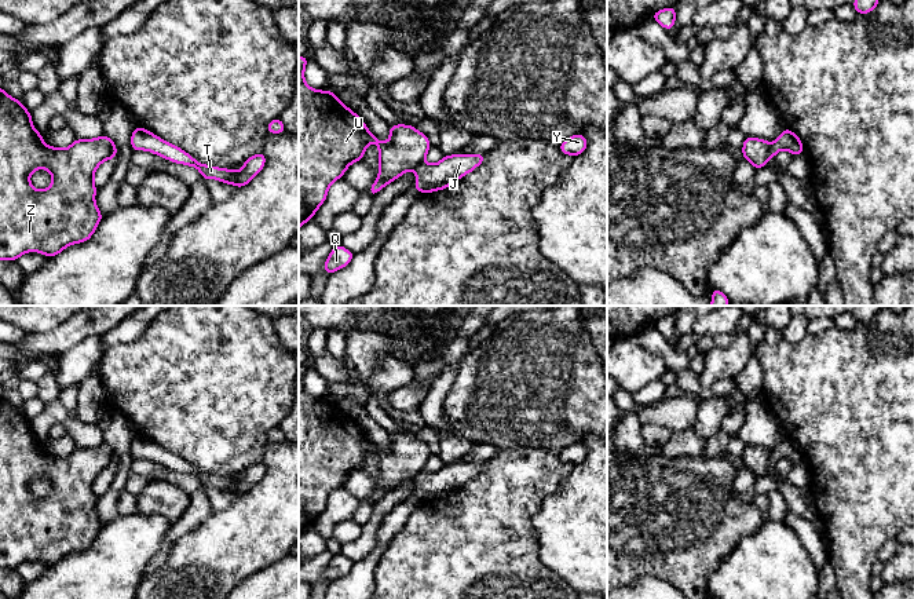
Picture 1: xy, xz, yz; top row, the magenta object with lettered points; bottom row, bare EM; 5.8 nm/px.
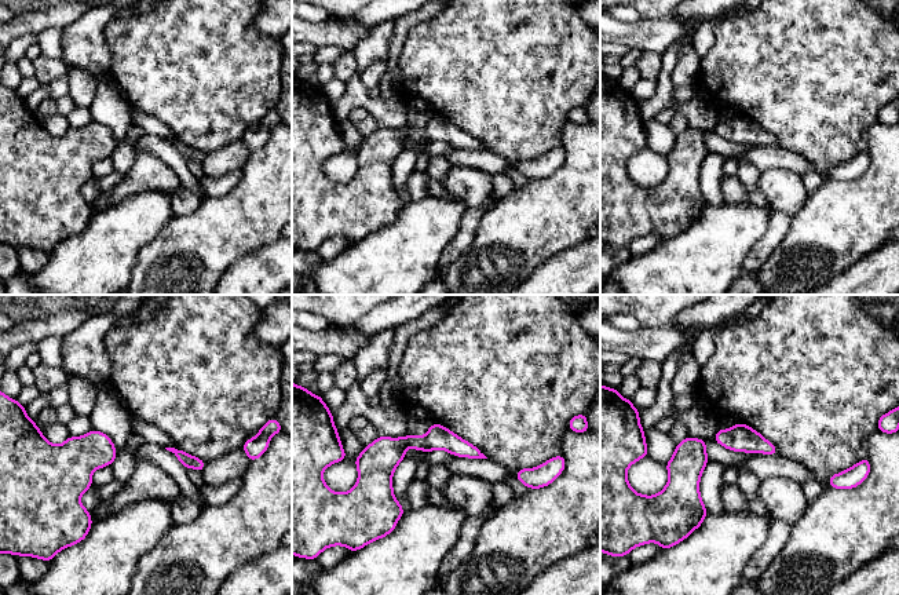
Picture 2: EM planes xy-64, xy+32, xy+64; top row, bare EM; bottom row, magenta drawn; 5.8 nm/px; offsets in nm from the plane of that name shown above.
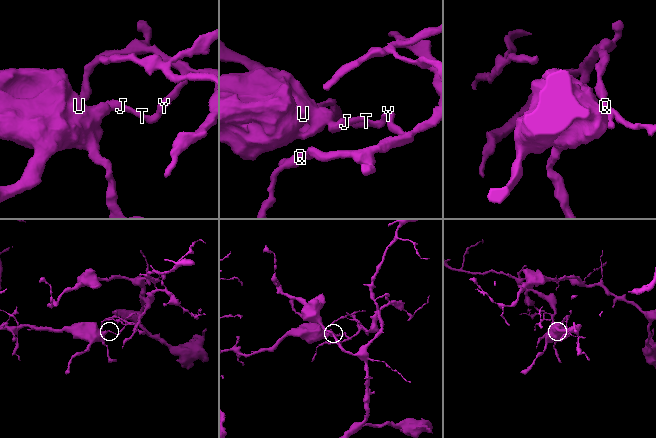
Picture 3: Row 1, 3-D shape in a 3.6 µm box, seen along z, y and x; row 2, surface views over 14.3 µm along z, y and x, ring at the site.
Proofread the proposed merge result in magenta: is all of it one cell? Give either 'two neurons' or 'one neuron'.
two neurons

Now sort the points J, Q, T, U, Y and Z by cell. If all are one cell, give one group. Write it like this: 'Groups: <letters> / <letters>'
Groups: J Q T Y / U Z

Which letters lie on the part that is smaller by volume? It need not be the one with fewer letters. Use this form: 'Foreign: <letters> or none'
Foreign: J, Q, T, Y

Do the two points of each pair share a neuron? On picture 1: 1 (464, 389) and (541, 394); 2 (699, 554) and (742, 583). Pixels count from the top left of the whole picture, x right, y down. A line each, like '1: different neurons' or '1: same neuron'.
1: same neuron
2: different neurons

